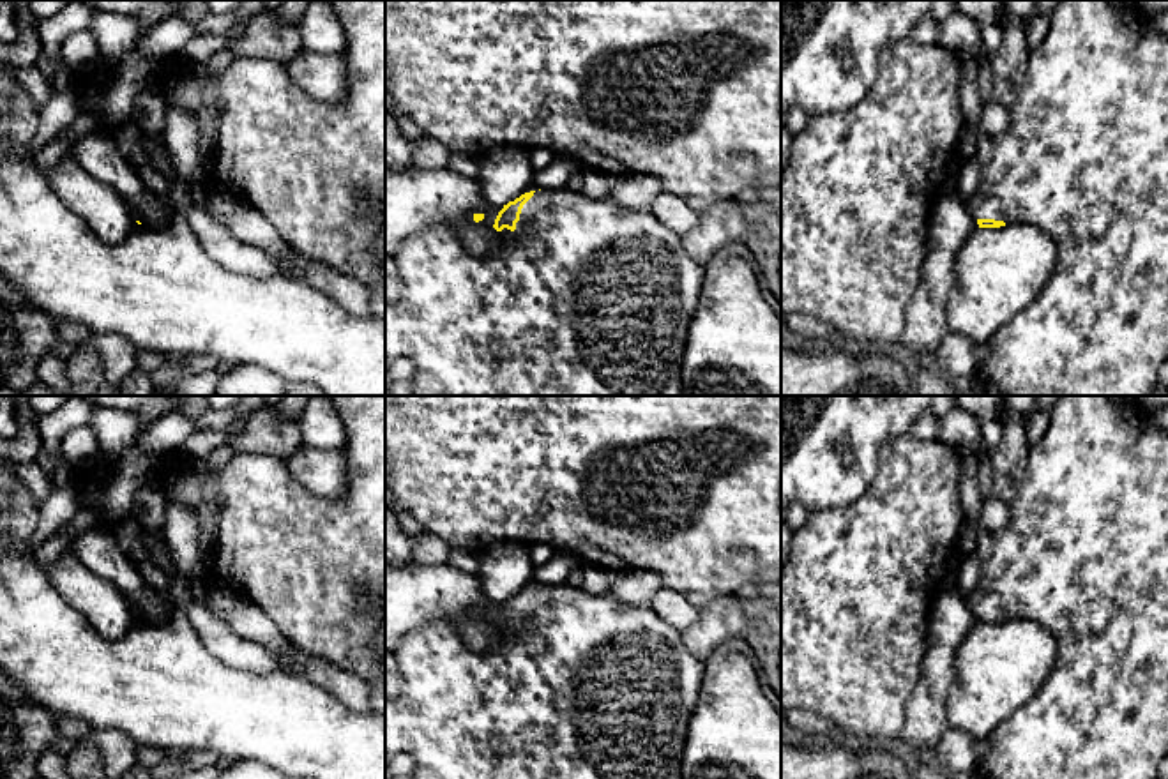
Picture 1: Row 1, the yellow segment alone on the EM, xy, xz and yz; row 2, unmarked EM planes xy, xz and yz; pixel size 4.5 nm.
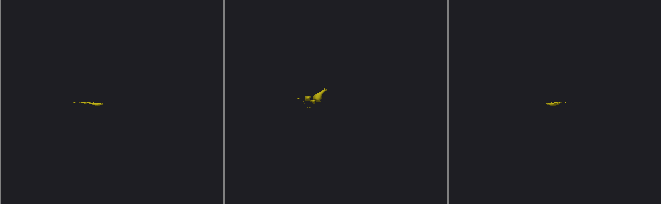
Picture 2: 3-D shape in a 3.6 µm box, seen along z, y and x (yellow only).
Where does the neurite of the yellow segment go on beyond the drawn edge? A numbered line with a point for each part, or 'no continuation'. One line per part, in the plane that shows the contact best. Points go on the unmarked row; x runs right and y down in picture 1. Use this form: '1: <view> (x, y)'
1: xz (587, 686)

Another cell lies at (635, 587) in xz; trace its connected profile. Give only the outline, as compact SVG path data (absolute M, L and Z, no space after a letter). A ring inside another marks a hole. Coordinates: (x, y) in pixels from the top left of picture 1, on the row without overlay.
M618 571L606 594L631 606L645 606L661 588L664 588L664 583L657 572Z

